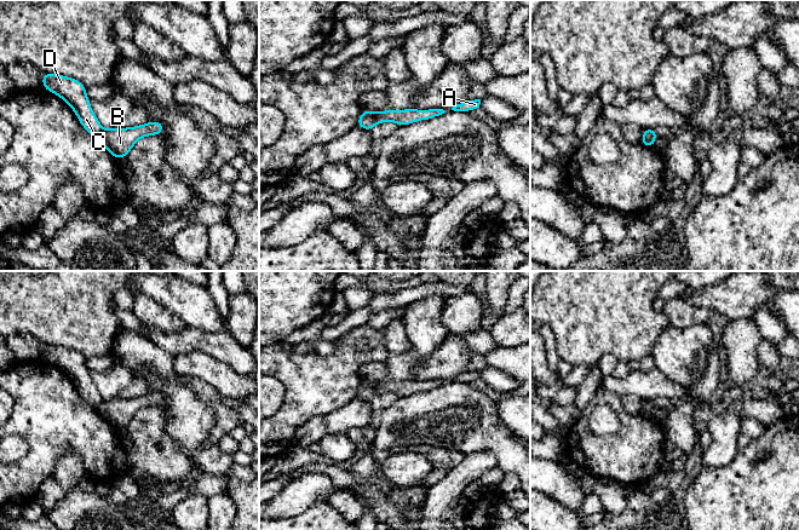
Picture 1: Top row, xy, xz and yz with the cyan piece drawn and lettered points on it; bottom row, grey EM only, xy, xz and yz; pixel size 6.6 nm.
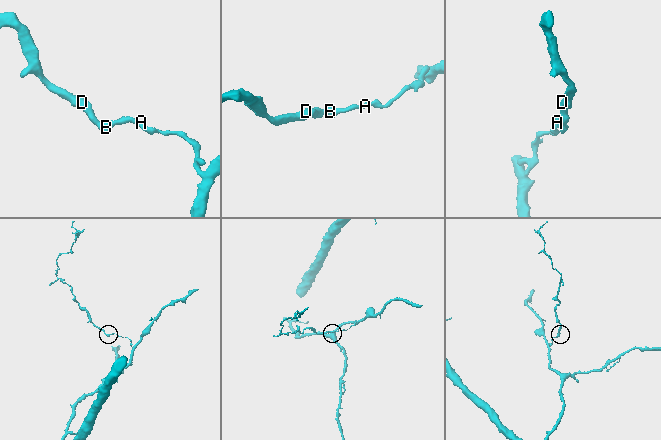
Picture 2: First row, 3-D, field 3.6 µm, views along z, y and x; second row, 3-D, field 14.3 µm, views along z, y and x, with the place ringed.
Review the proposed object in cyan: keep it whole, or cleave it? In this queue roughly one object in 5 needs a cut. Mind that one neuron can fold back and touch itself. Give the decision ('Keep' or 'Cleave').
Cleave

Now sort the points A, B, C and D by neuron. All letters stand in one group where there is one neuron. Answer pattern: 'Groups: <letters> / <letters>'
Groups: A B / C D

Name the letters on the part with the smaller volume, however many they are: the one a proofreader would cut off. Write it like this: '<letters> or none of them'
C, D

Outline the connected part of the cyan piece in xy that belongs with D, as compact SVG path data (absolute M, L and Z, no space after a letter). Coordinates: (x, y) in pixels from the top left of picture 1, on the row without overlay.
M42 344L42 358L61 368L76 384L79 393L88 404L93 408L100 405L103 398L93 385L85 356L64 346Z

